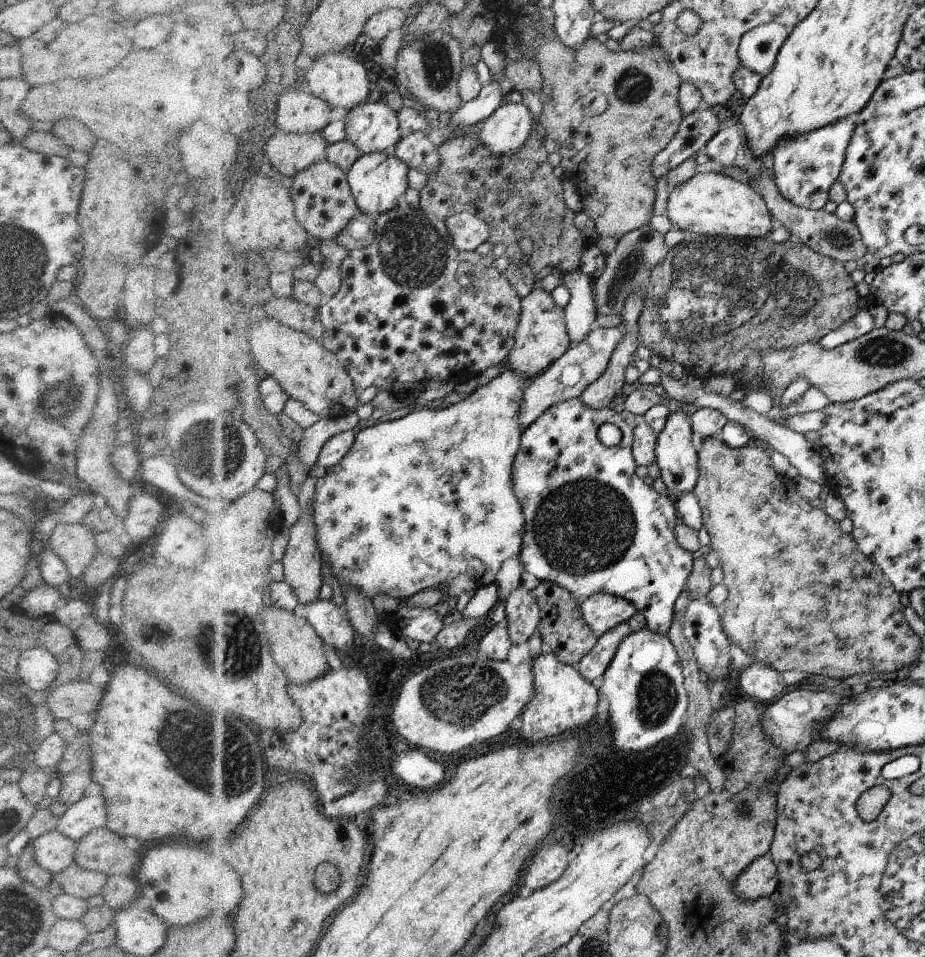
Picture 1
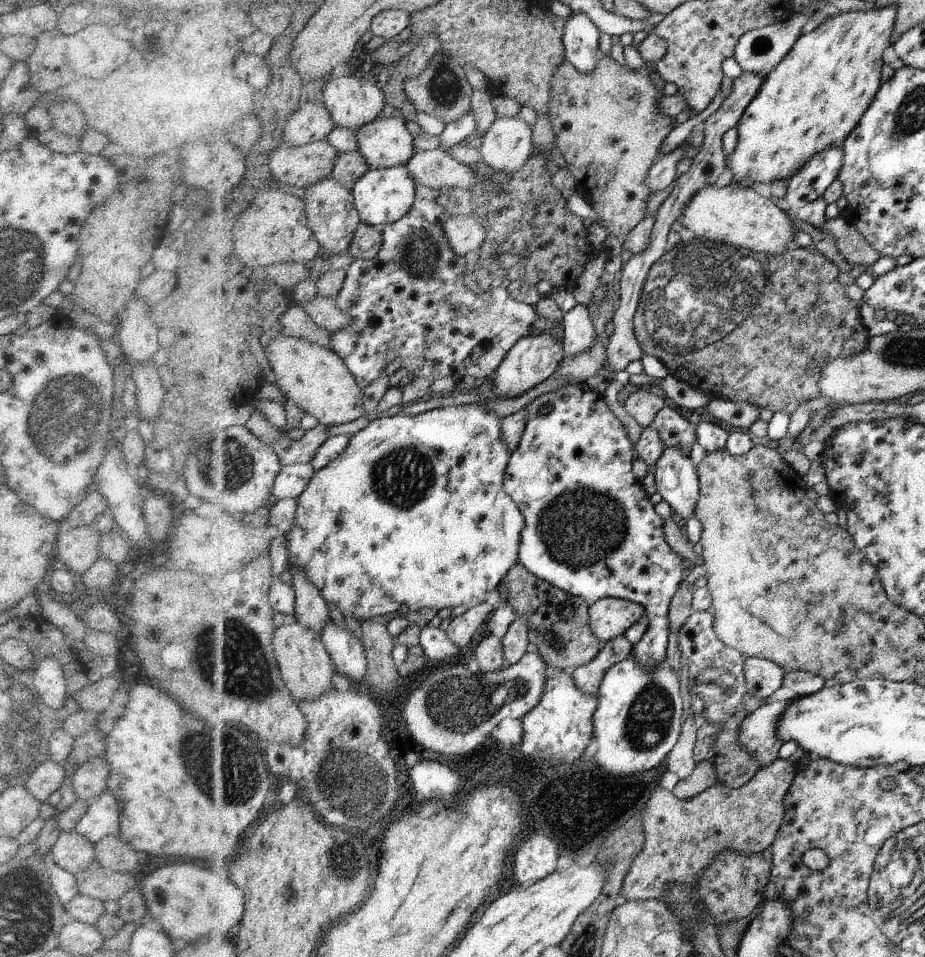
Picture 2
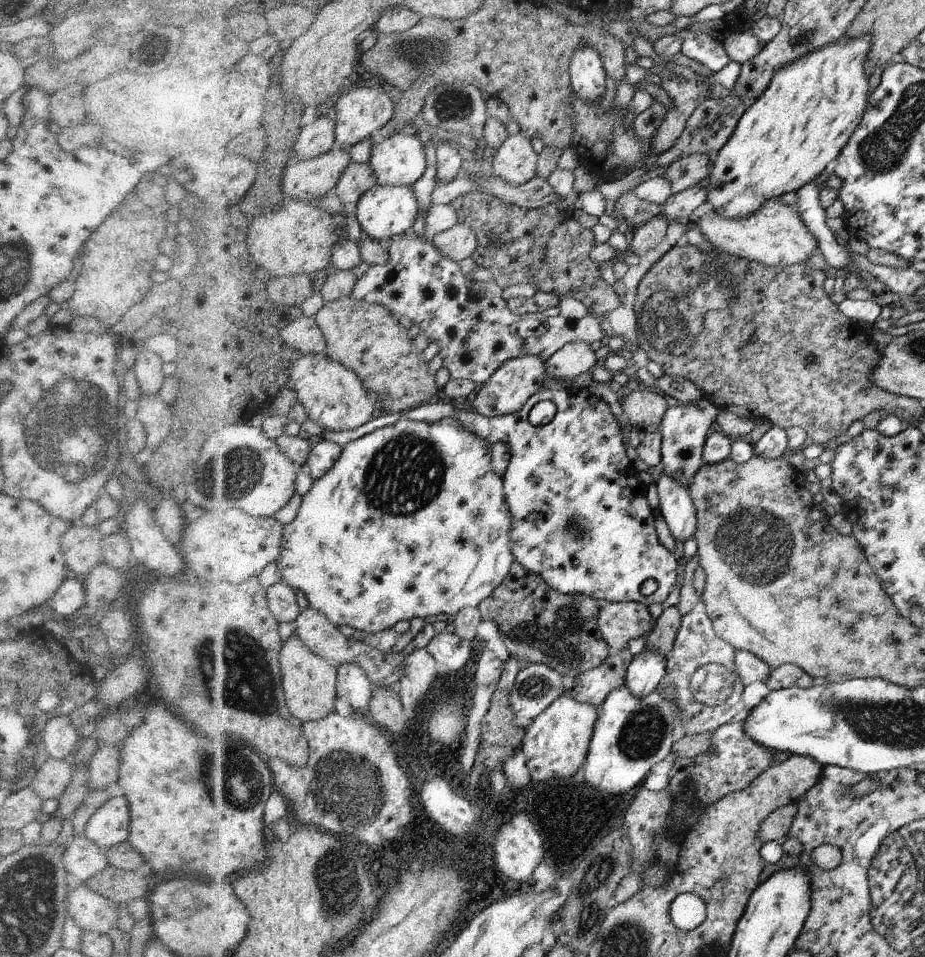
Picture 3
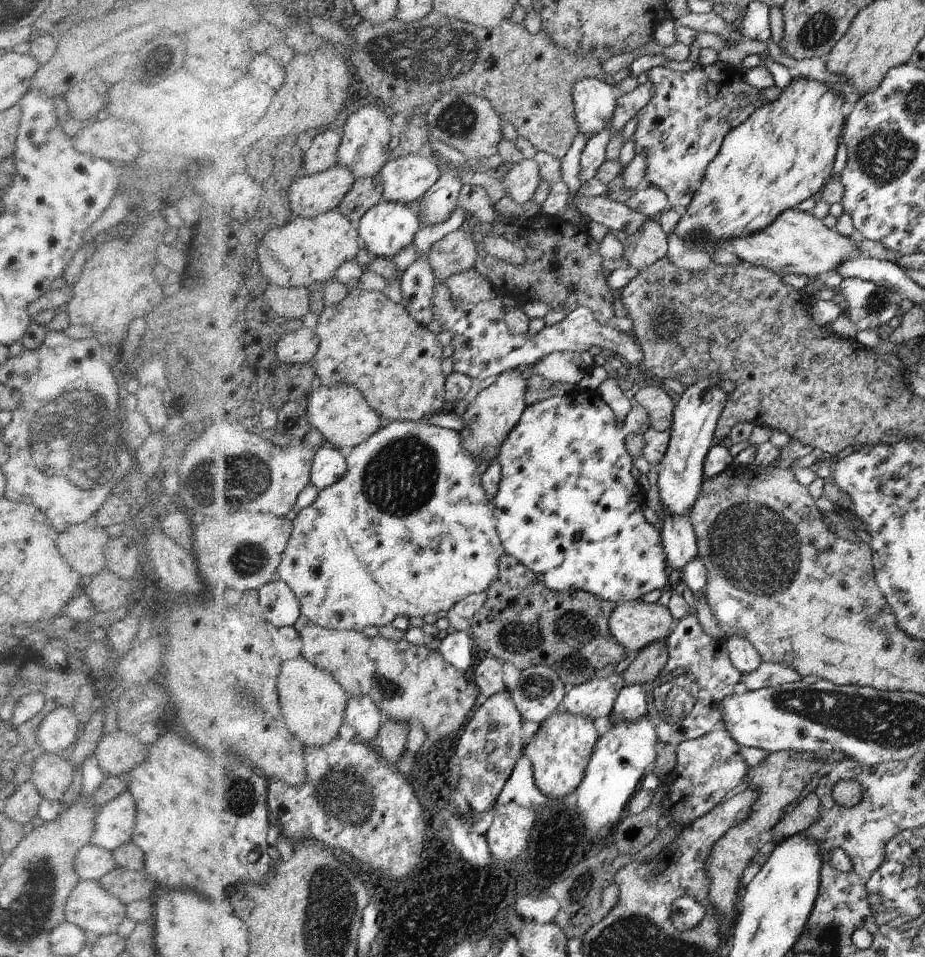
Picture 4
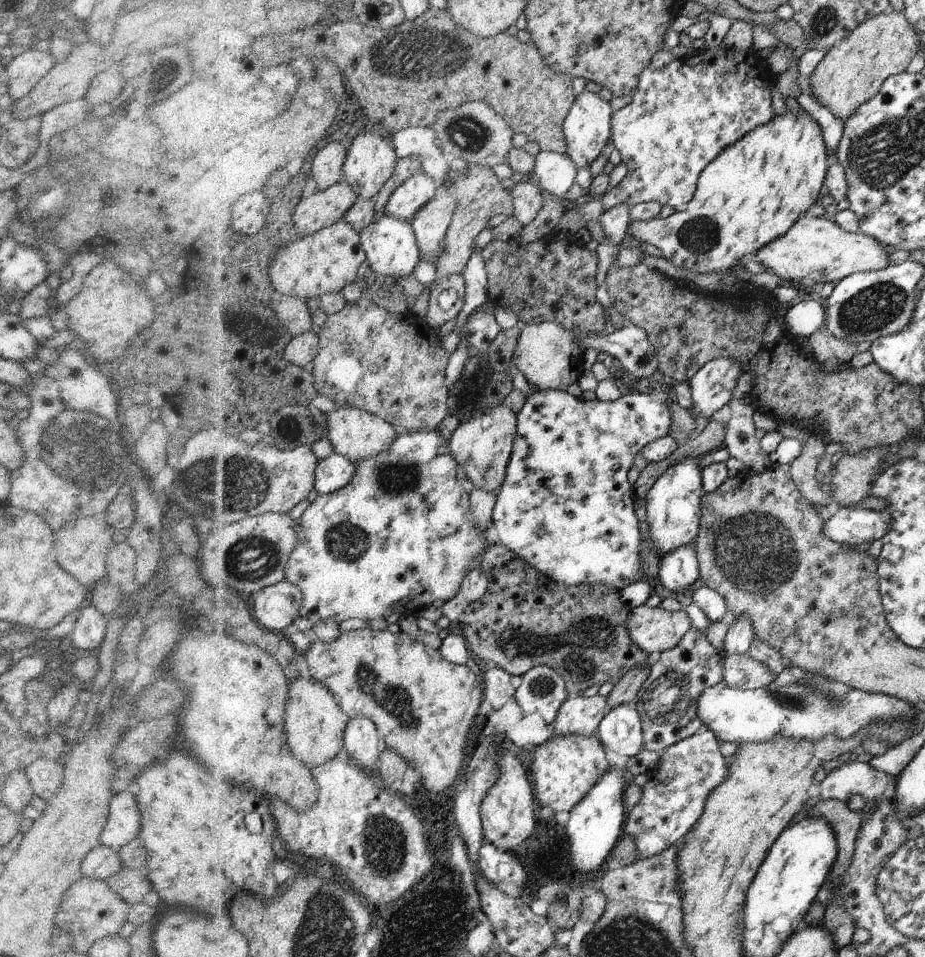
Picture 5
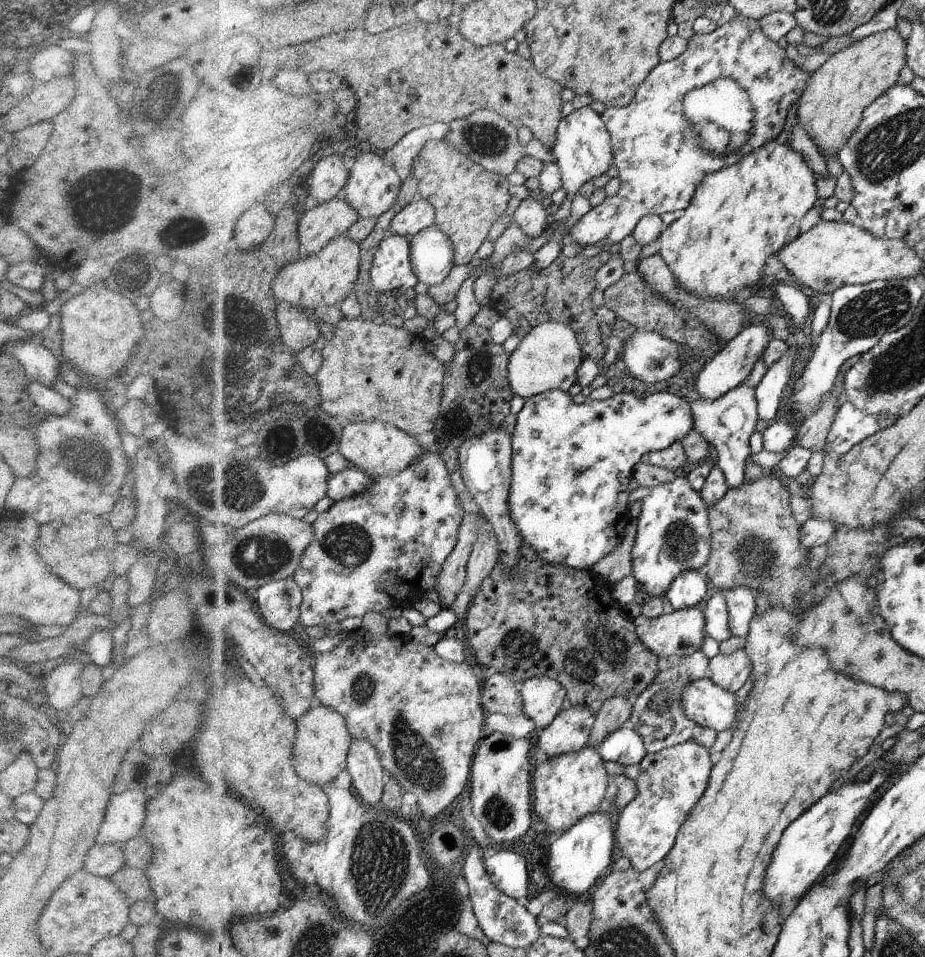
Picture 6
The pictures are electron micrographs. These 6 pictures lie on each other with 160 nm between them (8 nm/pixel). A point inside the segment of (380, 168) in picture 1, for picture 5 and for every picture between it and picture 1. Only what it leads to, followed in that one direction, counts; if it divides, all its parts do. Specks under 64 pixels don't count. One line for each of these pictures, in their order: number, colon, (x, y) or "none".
2: (384, 196)
3: (385, 212)
4: (387, 229)
5: (392, 246)

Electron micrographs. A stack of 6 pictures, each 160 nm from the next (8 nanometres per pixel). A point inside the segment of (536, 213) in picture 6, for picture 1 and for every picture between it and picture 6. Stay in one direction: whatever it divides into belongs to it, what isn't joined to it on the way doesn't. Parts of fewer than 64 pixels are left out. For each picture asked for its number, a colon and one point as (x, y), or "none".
1: (510, 126)
2: (507, 145)
3: (515, 162)
4: (521, 181)
5: (528, 200)

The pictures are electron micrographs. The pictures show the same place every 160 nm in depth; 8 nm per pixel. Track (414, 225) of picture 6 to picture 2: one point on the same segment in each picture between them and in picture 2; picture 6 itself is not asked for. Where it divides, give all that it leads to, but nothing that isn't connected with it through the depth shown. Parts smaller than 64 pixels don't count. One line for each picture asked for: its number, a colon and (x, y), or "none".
2: (387, 142)
3: (400, 160)
4: (407, 179)
5: (410, 198)

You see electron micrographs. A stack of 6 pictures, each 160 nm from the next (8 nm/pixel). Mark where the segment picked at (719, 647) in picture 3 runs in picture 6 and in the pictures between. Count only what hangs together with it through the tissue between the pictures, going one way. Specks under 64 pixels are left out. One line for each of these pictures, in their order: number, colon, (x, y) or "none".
4: (684, 699)
5: (667, 702)
6: (656, 715)

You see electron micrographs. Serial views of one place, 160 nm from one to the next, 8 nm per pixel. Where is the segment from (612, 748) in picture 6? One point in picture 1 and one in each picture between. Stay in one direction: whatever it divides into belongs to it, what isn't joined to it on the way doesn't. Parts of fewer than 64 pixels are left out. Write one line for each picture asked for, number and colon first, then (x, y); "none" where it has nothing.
1: (592, 526)
2: (590, 530)
3: (646, 670)
4: (631, 705)
5: (621, 730)

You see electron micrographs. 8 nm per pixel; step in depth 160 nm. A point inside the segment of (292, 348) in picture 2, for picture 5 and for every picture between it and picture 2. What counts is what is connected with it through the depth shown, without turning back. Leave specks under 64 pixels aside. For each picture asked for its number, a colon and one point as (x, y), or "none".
3: (336, 398)
4: (343, 414)
5: (360, 435)

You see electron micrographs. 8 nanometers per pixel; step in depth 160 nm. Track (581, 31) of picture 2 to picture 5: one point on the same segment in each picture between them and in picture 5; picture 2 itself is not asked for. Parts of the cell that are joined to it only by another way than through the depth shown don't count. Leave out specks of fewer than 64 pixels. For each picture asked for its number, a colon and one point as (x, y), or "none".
3: (586, 73)
4: (594, 101)
5: (586, 127)

